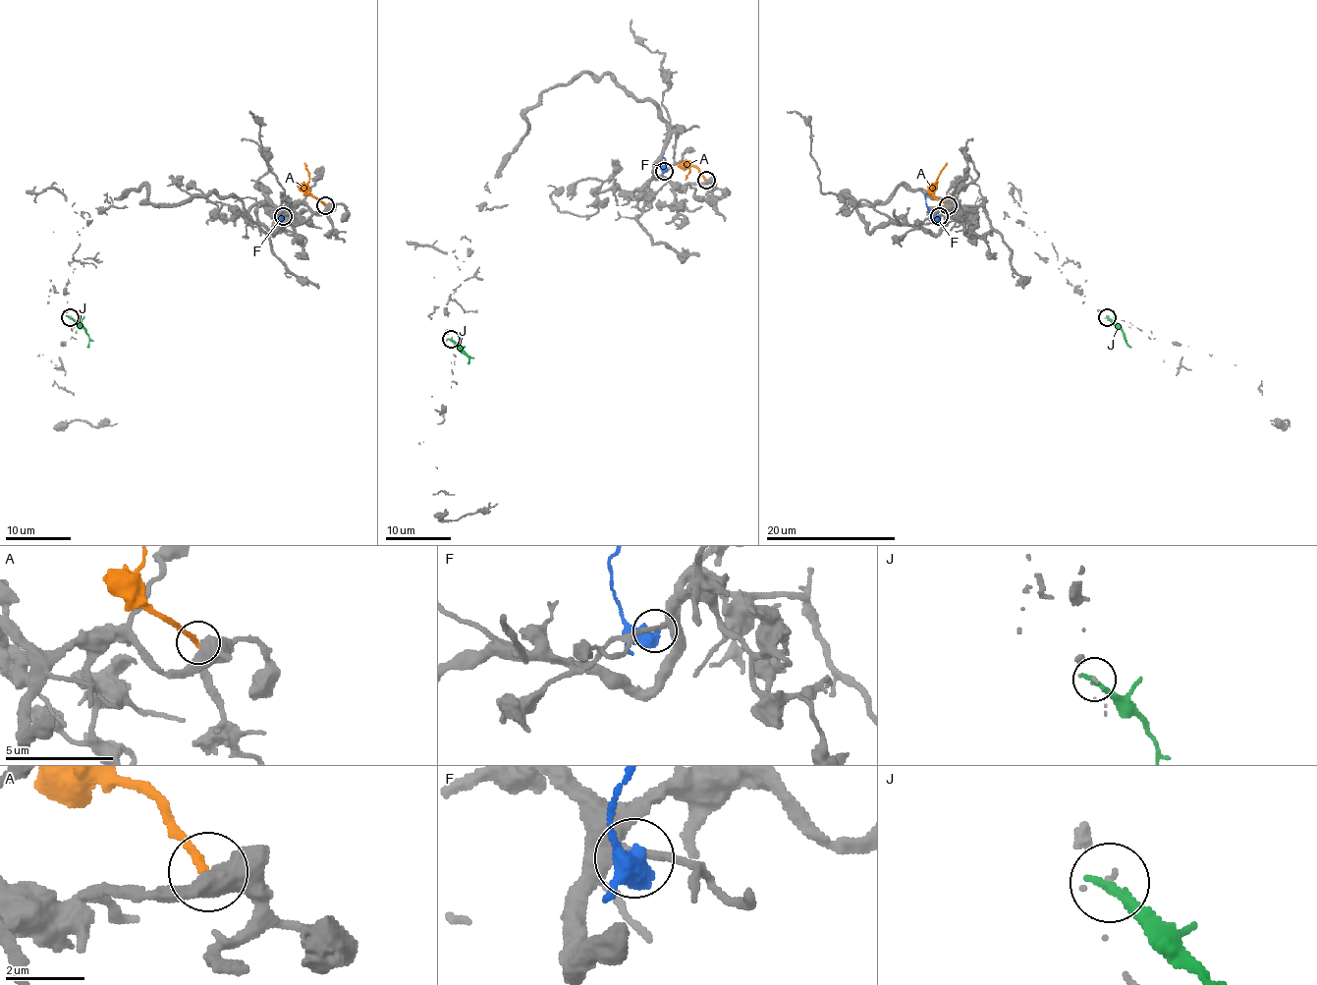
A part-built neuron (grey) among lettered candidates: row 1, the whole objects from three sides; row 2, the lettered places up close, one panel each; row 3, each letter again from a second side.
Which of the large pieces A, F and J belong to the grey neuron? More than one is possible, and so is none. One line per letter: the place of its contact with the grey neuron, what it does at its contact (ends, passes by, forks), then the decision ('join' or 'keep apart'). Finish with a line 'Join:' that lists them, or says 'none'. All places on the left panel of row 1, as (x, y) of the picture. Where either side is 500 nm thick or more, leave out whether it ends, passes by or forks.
A: meets grey at (325, 205); it ends there; keep apart
F: meets grey at (283, 216); keep apart
J: meets grey at (70, 317); it ends there; keep apart
Join: none

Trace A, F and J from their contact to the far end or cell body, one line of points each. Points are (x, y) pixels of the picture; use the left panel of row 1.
A: (326, 204), (307, 190), (309, 172), (304, 162)
F: (284, 216), (279, 212), (285, 190)
J: (71, 316), (88, 336), (86, 348)

